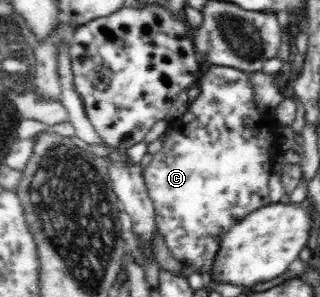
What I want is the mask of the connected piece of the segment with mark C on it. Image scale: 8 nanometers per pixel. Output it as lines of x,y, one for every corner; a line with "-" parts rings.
207,65
205,68
208,69
208,73
204,72
204,79
199,80
198,84
201,87
200,96
190,105
188,112
180,118
180,123
174,123
174,129
171,129
169,132
169,137
164,143
163,149
153,155
153,159
144,173
147,190
155,209
159,235
163,237
166,249
168,249
176,261
179,261
187,270
189,269
190,273
200,274
208,271
209,267
213,265
218,251
221,250
221,241
225,233
238,222
241,222
250,212
256,211
256,209
270,203
270,196
268,195
270,193
268,189
269,178
270,176
275,176
272,159
282,153
282,135
280,135
278,129
283,126
274,119
274,113
262,113
260,109
256,108
252,86
247,80
250,75
249,72
244,72
240,68
218,65

